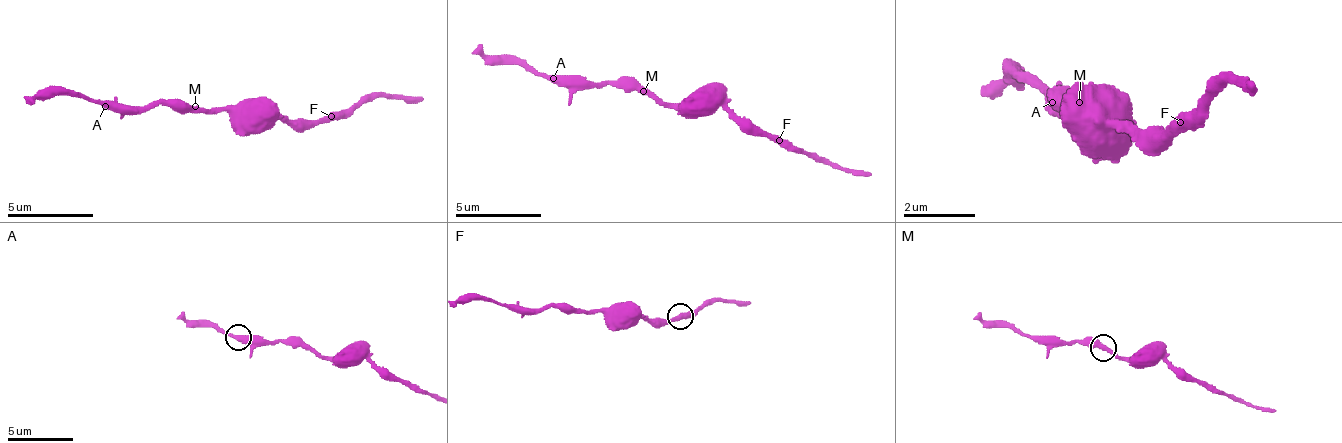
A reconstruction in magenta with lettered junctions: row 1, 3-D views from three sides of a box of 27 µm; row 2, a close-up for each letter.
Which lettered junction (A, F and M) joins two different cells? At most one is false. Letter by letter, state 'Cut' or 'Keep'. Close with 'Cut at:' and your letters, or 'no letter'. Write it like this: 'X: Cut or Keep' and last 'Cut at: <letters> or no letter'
A: Keep
F: Keep
M: Keep
Cut at: no letter

